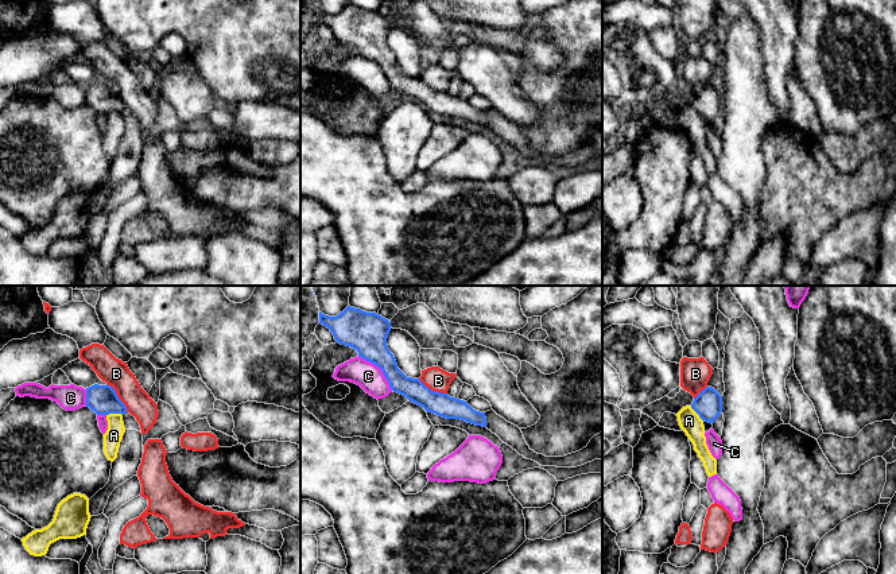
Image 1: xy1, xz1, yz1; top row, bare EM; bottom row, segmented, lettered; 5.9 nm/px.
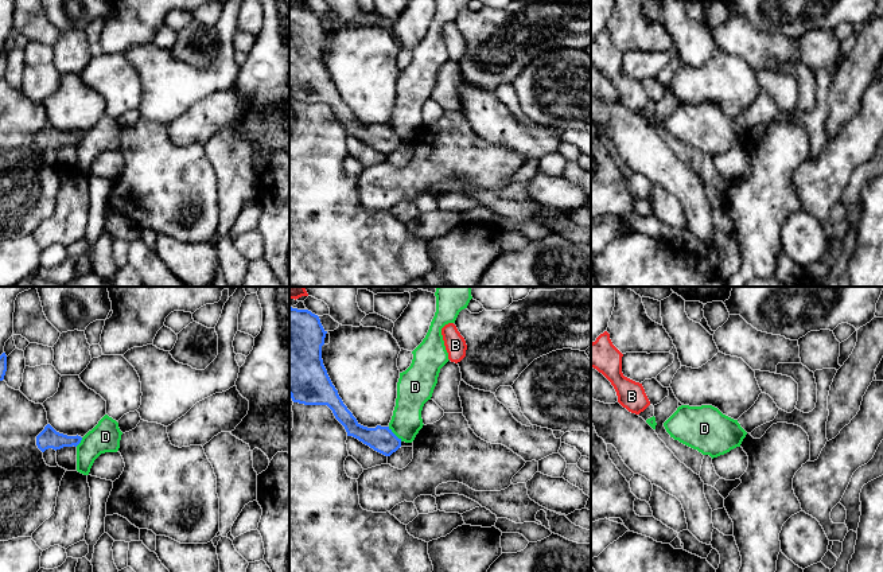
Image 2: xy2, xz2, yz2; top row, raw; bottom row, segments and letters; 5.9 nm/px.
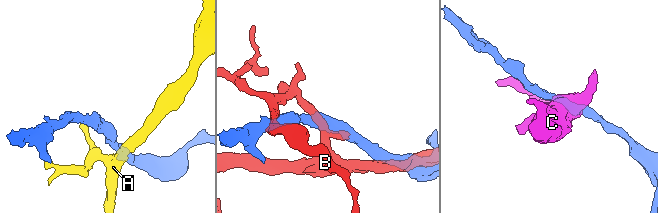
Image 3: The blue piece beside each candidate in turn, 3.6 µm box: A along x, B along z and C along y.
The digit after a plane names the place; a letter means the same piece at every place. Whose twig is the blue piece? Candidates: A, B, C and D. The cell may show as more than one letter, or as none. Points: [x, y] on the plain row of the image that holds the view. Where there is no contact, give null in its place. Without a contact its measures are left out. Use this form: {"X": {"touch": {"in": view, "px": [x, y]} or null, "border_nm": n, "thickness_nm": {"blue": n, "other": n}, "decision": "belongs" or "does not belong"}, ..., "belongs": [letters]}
{"A": {"touch": {"in": "xy1", "px": [113, 111]}, "border_nm": 100, "thickness_nm": {"blue": 180, "other": 110}, "decision": "does not belong"}, "B": {"touch": {"in": "xy1", "px": [117, 96]}, "border_nm": 220, "thickness_nm": {"blue": 180, "other": 160}, "decision": "does not belong"}, "C": {"touch": {"in": "xz1", "px": [380, 66]}, "border_nm": 300, "thickness_nm": {"blue": 240, "other": 160}, "decision": "does not belong"}, "D": {"touch": {"in": "xz2", "px": [393, 132]}, "border_nm": 120, "thickness_nm": {"blue": 160, "other": 180}, "decision": "does not belong"}, "belongs": []}

